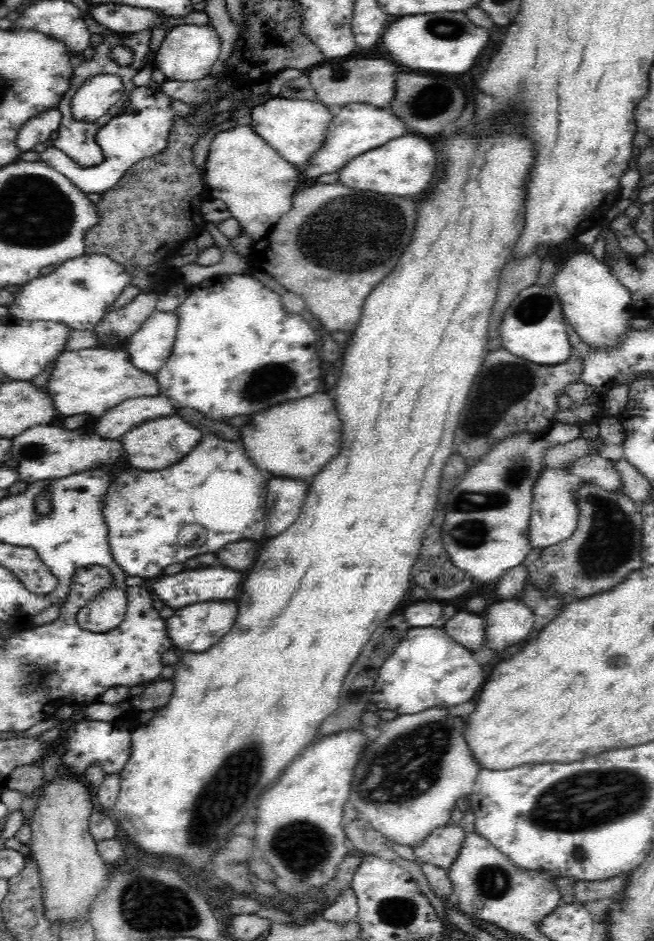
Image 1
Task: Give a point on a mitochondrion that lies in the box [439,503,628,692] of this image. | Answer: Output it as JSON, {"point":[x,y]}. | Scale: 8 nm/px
{"point":[469,532]}

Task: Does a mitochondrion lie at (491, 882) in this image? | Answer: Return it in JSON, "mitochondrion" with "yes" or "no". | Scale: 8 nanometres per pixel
{"mitochondrion":"yes"}

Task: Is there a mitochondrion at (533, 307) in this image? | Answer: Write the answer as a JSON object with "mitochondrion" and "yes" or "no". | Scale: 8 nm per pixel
{"mitochondrion":"yes"}

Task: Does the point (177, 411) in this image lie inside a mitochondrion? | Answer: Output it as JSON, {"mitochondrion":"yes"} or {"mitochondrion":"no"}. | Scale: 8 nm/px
{"mitochondrion":"no"}

